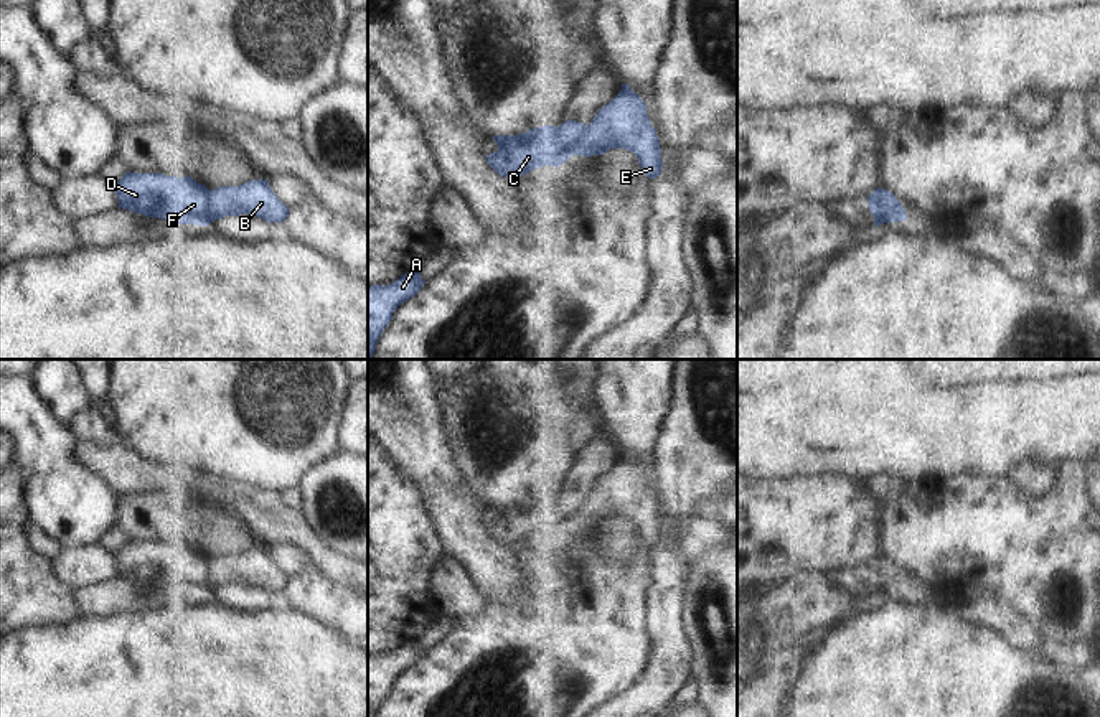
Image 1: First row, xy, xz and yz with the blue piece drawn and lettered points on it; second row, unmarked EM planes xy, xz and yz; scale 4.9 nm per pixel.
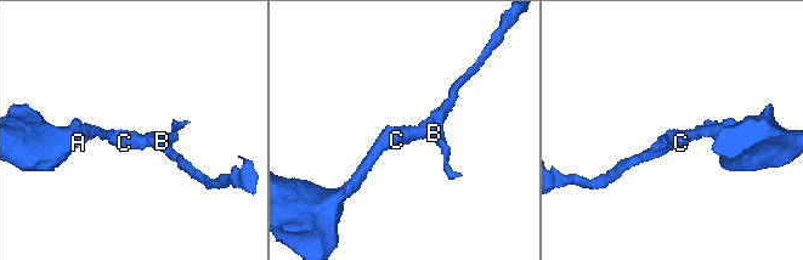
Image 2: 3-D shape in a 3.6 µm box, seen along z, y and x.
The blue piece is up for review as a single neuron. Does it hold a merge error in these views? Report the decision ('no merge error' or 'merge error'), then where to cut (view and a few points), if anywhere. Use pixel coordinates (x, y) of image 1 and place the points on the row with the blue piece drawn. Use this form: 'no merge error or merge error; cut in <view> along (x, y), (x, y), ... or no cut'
merge error; cut in yz along (871, 193), (883, 201), (888, 221)

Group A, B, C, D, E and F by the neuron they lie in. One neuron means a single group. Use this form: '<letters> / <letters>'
A C D F / B E

